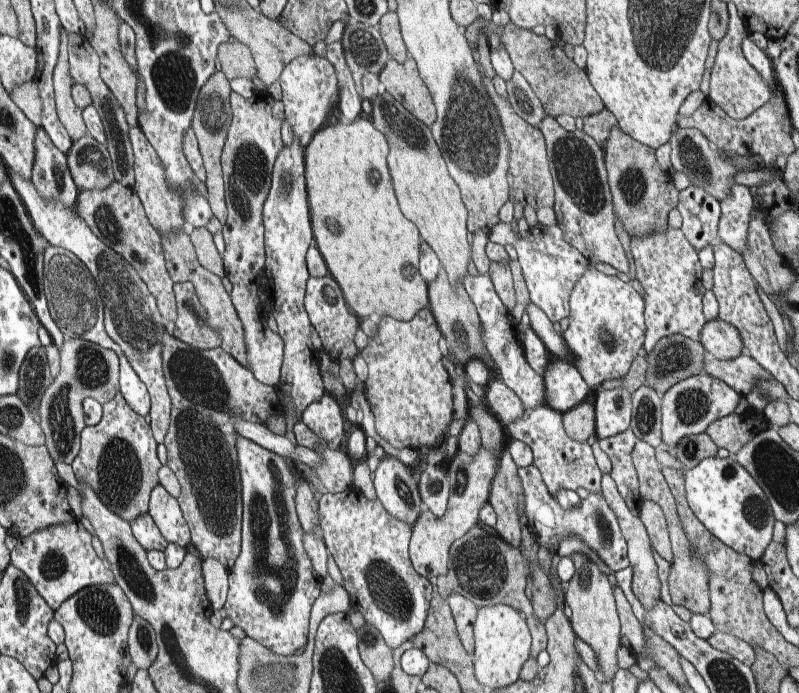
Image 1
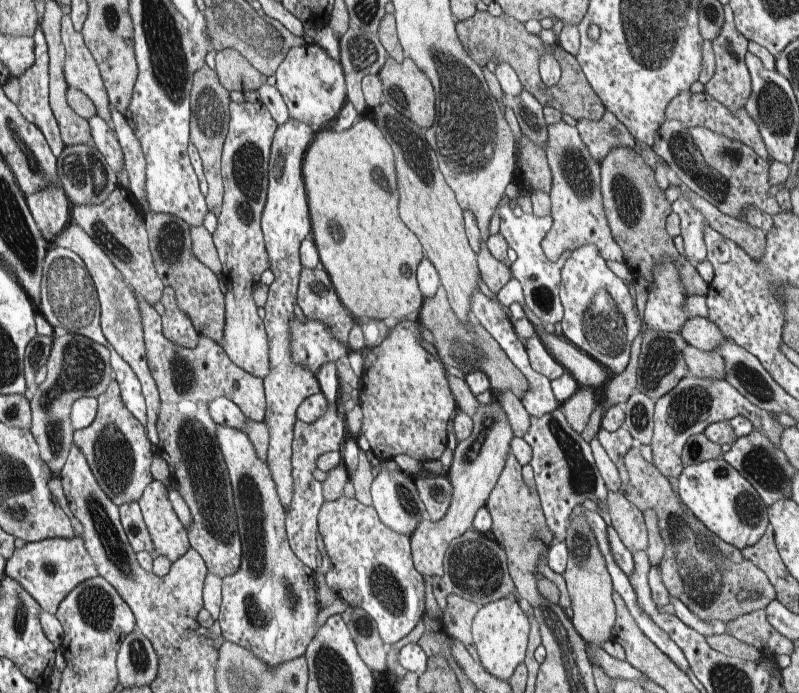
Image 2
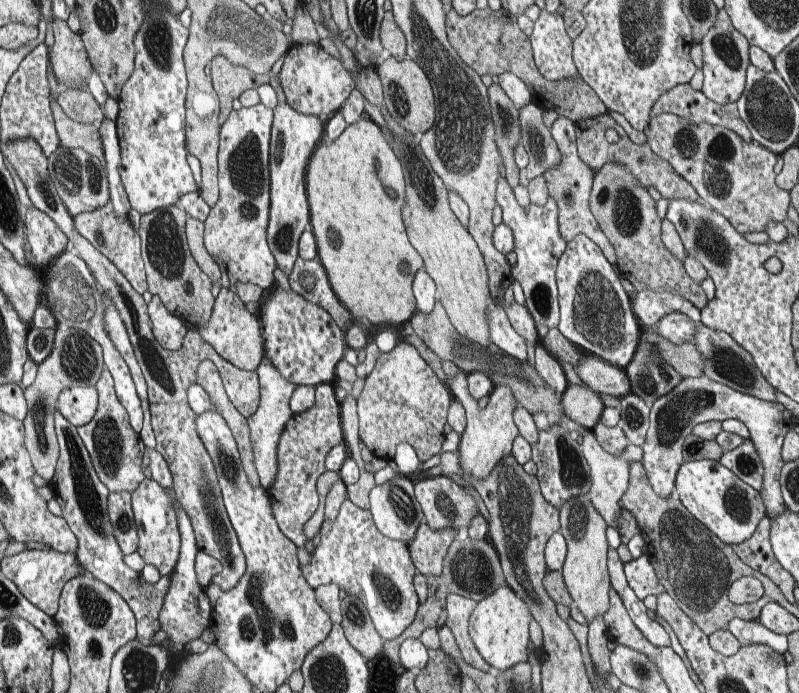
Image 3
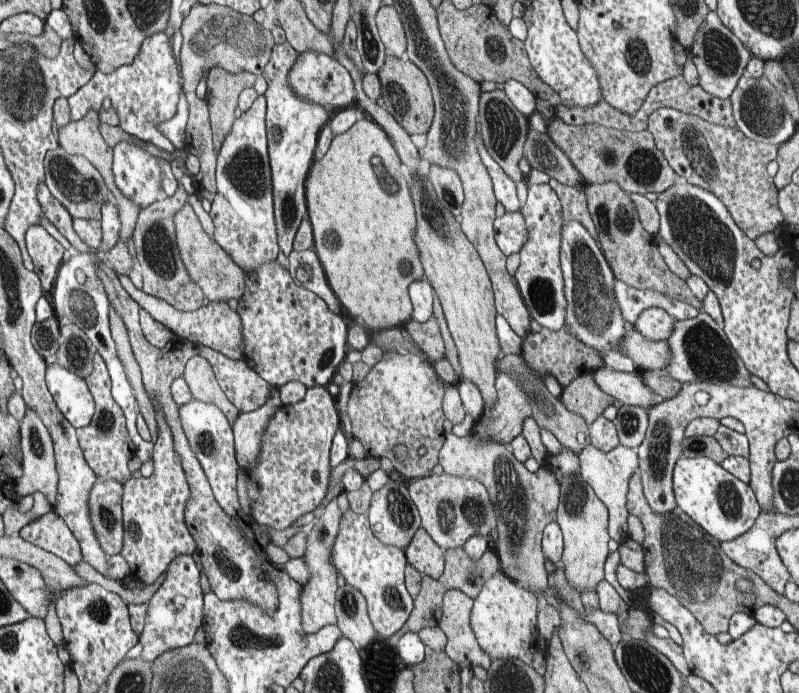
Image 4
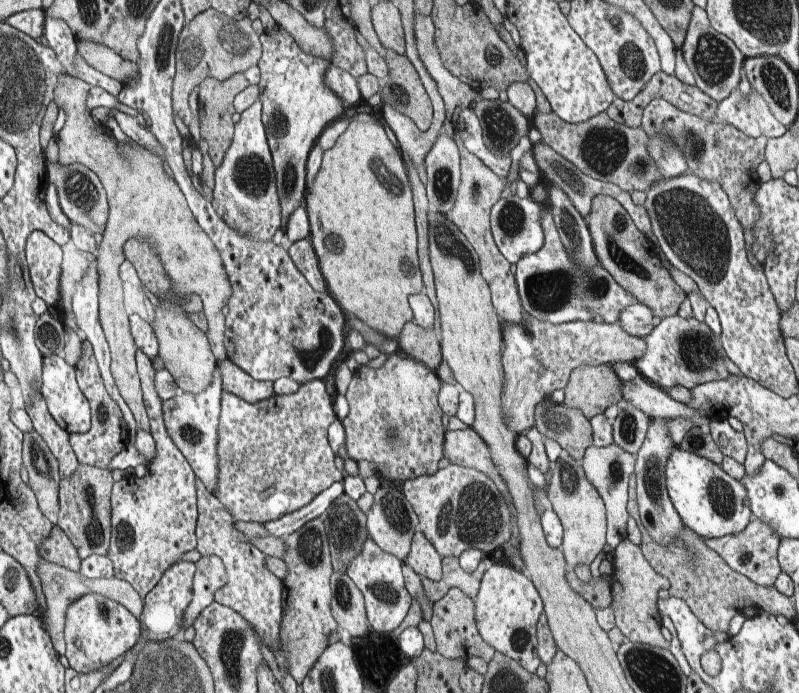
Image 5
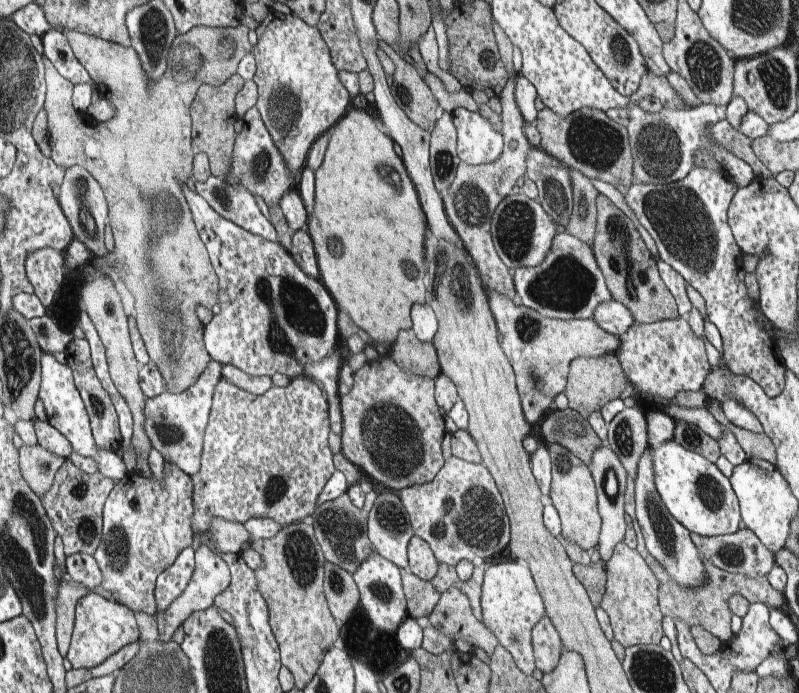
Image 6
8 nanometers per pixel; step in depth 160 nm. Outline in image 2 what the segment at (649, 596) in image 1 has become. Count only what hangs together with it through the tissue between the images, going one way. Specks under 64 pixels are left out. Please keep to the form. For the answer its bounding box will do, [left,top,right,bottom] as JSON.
[607,491,649,553]

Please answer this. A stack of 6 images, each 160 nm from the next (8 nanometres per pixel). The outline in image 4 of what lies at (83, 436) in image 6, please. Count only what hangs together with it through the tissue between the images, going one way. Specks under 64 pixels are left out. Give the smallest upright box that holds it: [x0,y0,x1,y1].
[46,361,94,430]

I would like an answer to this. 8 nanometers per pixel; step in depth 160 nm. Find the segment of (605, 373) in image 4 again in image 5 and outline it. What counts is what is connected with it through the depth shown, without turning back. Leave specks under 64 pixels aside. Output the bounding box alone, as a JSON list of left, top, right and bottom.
[621,374,710,428]

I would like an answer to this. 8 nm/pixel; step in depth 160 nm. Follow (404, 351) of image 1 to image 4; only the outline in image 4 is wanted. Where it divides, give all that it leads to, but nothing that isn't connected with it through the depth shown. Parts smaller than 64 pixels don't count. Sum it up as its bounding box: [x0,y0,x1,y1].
[348,351,445,479]

